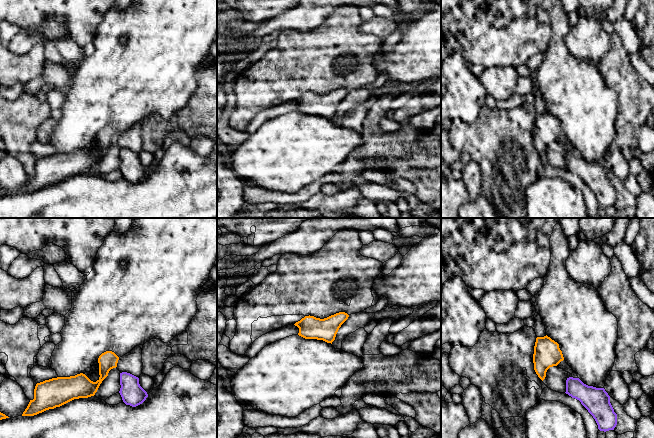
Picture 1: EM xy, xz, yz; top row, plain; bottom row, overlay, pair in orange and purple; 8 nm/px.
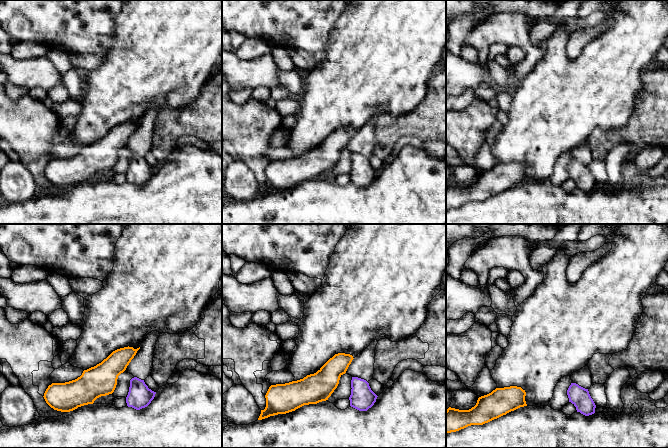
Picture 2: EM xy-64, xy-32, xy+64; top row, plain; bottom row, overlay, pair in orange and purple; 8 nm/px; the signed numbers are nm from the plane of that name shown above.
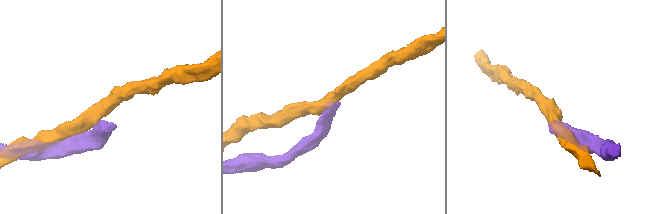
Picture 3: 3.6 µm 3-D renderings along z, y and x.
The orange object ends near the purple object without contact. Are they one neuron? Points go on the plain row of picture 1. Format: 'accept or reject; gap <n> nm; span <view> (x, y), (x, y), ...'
reject; gap 60 nm; span xy (115, 143), (120, 149)

